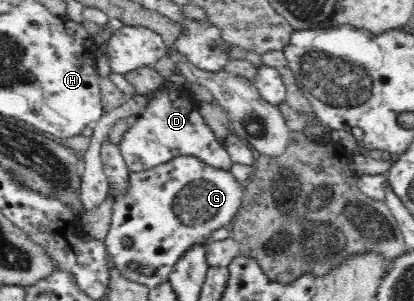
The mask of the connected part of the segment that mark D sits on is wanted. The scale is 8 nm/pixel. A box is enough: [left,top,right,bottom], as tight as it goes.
[118,94,233,172]

